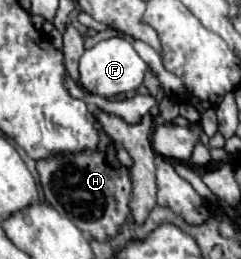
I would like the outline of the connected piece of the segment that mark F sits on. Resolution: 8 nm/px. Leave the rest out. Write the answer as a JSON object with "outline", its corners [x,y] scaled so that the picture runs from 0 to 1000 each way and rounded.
{"outline":[[[461,147],[461,154],[427,154],[394,185],[344,201],[344,216],[328,232],[328,317],[378,363],[402,363],[427,378],[469,378],[485,363],[568,347],[593,317],[602,270],[610,270],[610,247],[585,232],[585,216],[560,201],[560,185],[527,154]]]}

